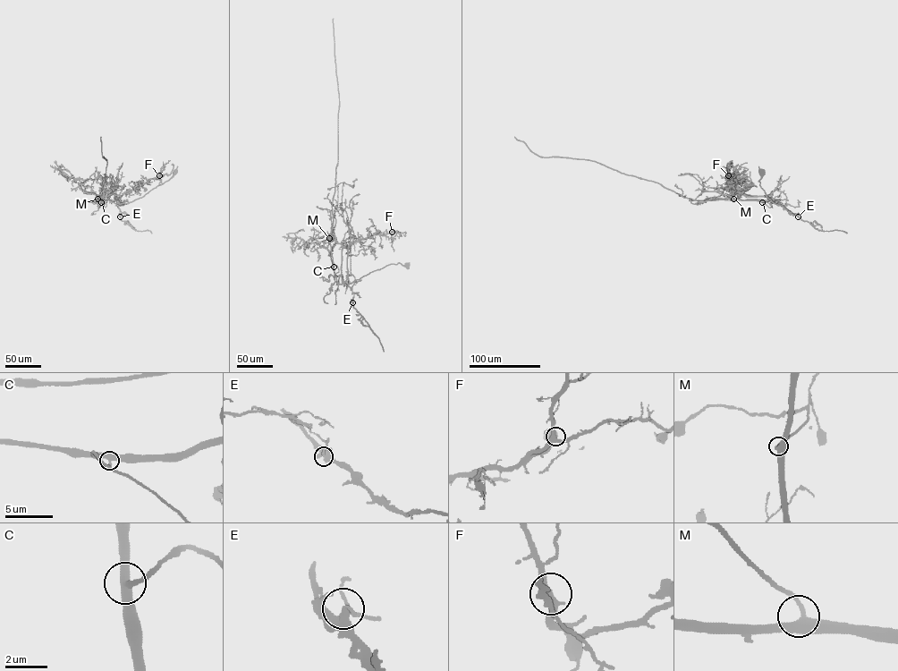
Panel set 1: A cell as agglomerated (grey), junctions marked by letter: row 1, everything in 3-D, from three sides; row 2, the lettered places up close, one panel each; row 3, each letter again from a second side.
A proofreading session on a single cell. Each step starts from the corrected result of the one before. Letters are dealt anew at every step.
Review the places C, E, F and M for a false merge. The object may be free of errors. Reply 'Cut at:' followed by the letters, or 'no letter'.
Cut at: E

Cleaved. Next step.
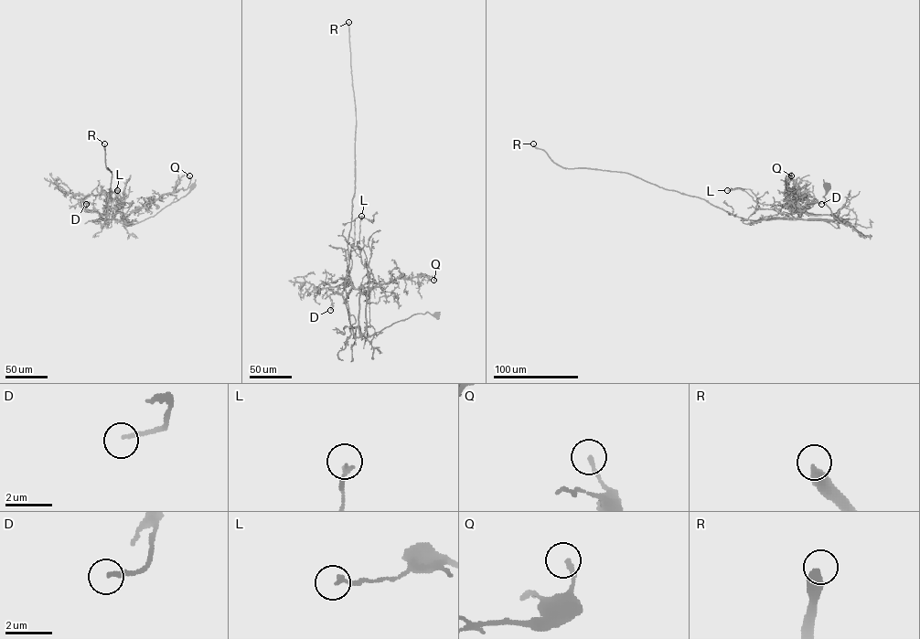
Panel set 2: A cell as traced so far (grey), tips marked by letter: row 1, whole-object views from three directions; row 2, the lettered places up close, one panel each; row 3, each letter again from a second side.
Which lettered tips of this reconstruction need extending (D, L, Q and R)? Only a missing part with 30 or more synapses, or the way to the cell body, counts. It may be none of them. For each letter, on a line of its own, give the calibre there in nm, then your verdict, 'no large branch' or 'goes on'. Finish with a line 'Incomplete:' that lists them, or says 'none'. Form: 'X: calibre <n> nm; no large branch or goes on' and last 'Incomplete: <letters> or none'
D: calibre 170 nm; no large branch
L: calibre 200 nm; no large branch
Q: calibre 170 nm; no large branch
R: calibre 440 nm; goes on
Incomplete: R

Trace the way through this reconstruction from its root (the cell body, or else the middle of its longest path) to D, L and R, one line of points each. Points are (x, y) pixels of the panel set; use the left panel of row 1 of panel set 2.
D: (193, 186), (153, 216), (131, 225), (116, 221), (112, 210), (101, 215), (87, 209), (86, 204)
L: (193, 186), (186, 196), (153, 216), (127, 225), (120, 222), (124, 218), (123, 213), (113, 204), (117, 190)
R: (193, 186), (186, 196), (138, 223), (102, 220), (112, 177), (104, 143)

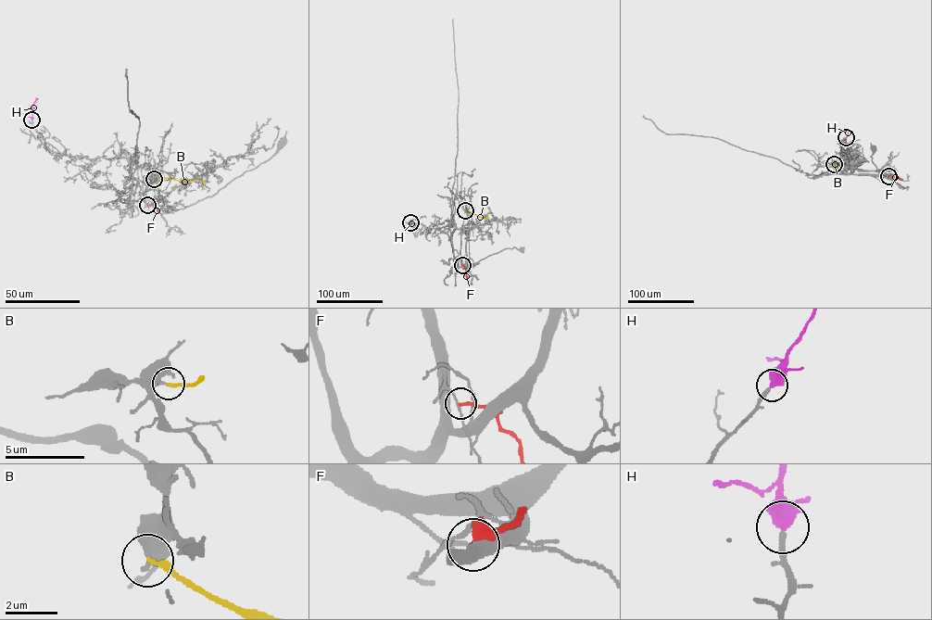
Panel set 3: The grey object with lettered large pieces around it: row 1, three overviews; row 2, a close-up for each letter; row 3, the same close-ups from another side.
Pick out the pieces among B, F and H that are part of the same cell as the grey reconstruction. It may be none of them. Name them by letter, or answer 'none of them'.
H

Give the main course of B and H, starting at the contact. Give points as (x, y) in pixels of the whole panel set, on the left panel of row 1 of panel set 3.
B: (154, 179), (171, 178), (186, 183), (201, 180), (203, 186)
H: (31, 120), (32, 105), (38, 99)

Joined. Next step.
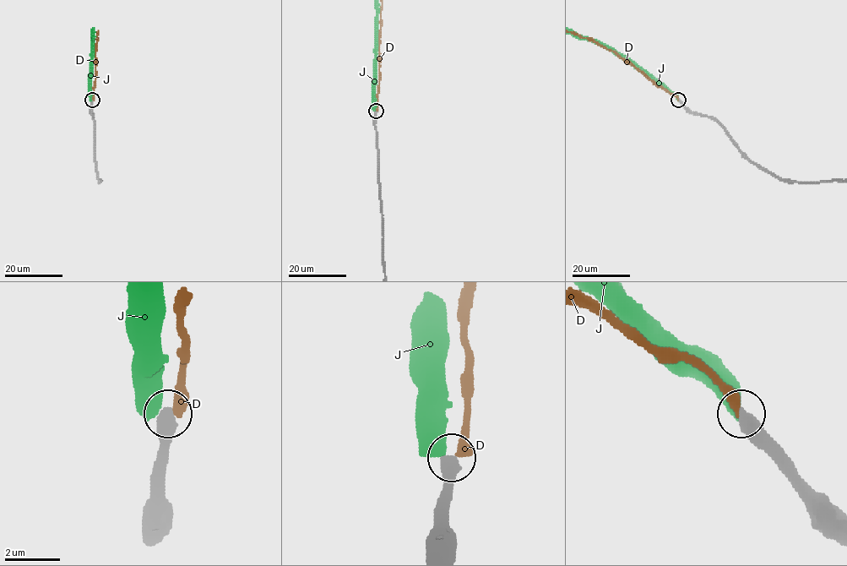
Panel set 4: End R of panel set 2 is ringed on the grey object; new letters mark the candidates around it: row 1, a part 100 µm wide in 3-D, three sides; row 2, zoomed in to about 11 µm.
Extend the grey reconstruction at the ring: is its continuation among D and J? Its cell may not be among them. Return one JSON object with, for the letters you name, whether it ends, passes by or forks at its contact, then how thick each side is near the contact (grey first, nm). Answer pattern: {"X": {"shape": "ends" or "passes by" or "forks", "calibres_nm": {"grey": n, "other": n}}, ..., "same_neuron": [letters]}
{"same_neuron": []}

